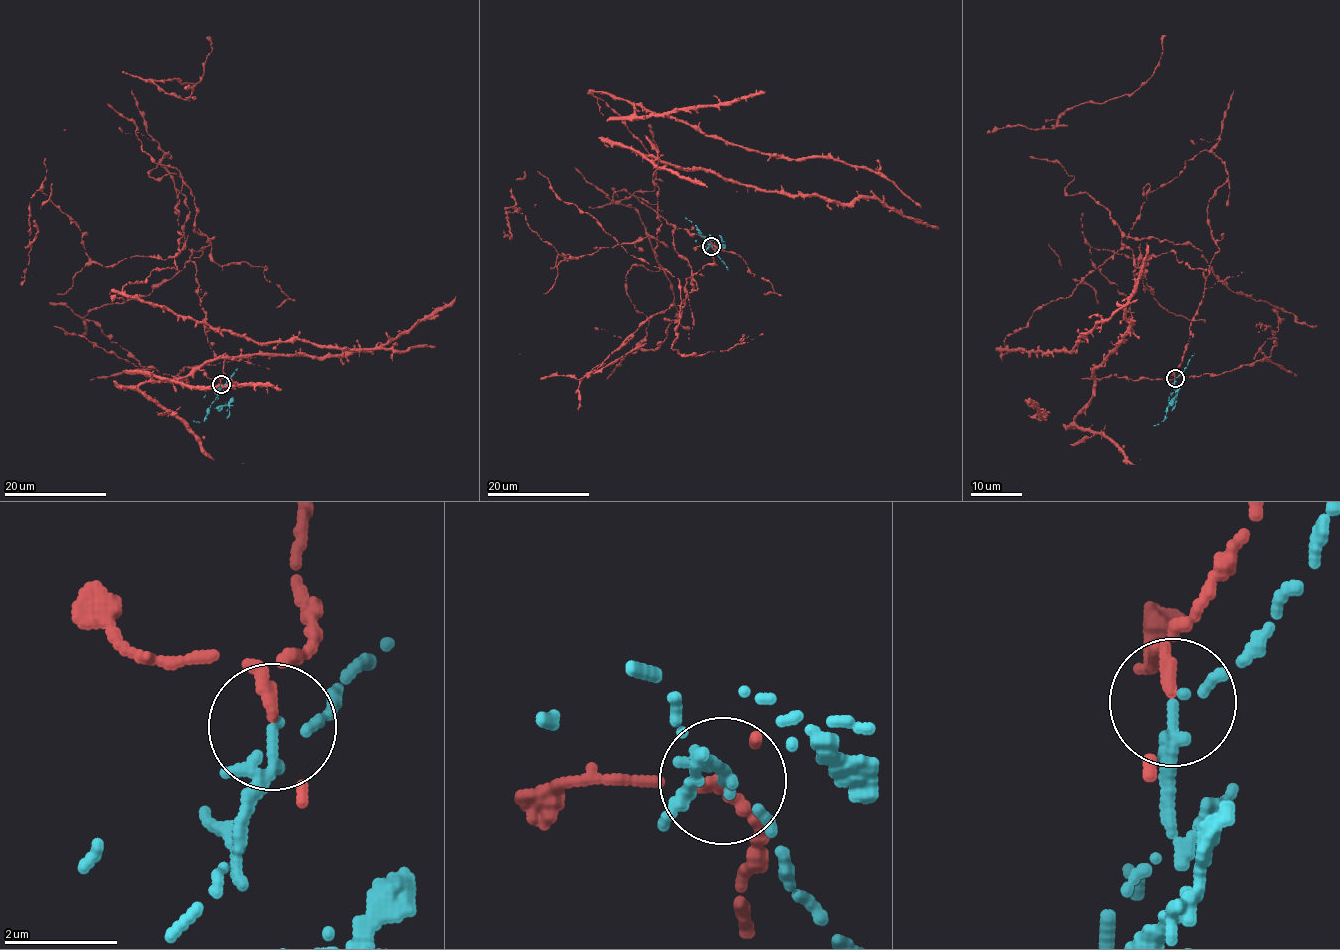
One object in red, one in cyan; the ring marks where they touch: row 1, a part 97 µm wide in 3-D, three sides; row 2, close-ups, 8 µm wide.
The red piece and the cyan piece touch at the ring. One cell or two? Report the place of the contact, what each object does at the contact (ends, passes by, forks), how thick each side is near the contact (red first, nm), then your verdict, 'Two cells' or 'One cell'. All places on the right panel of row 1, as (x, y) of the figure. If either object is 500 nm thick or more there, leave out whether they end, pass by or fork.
Place: (1175, 378). At the ring red passes by. At the ring cyan forks. Thickness 150 nm (red) against 120 nm. Two cells

